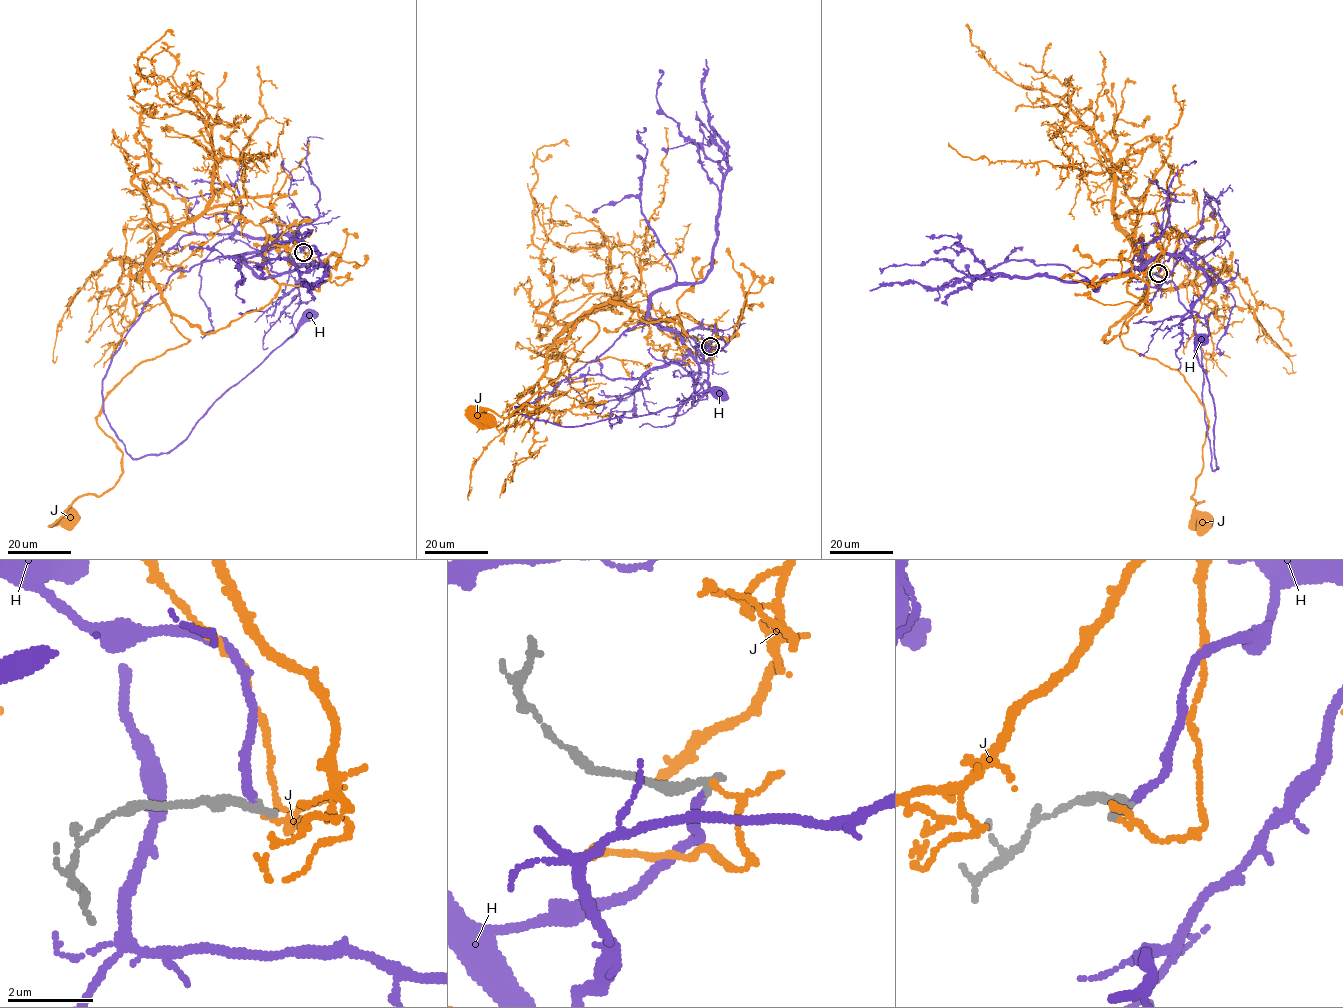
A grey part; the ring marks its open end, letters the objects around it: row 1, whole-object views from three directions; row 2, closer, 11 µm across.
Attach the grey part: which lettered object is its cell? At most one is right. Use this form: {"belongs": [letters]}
{"belongs": ["H"]}

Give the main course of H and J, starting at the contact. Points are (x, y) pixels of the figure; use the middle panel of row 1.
H: (710, 346), (695, 356), (675, 332), (642, 322), (551, 393), (515, 407), (530, 418), (577, 426), (720, 392)
J: (711, 345), (597, 305), (510, 415), (537, 412), (487, 419)

